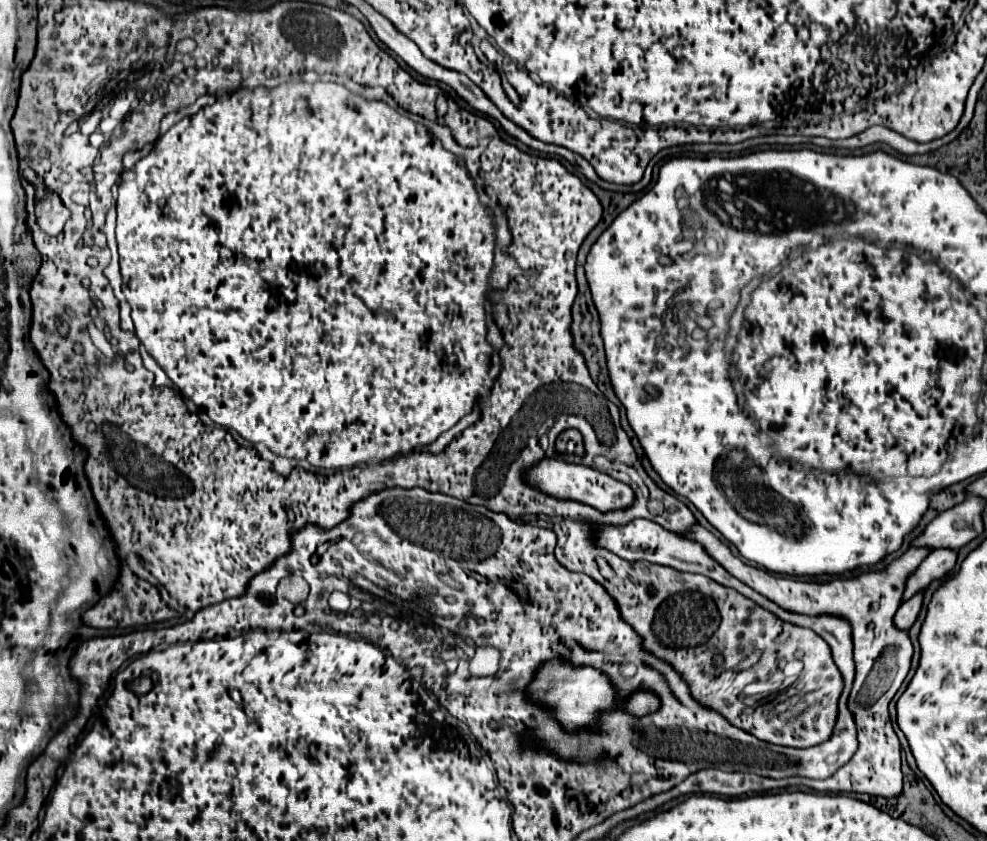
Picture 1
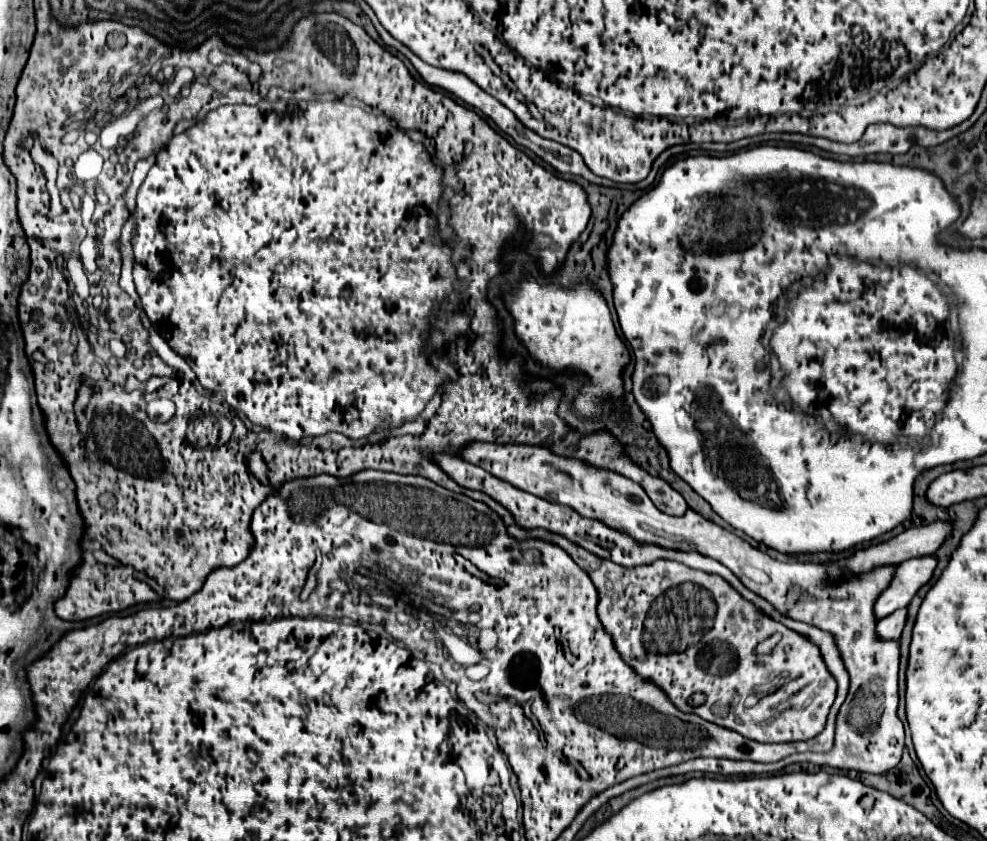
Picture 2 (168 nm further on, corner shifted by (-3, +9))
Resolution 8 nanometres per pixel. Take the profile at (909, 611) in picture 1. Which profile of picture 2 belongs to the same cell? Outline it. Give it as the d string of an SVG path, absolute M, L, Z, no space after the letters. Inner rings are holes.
M898 609L890 615L886 615L880 623L878 623L878 631L880 635L884 635L884 639L898 639L902 629L904 629L904 623L906 623L906 613L908 609Z

